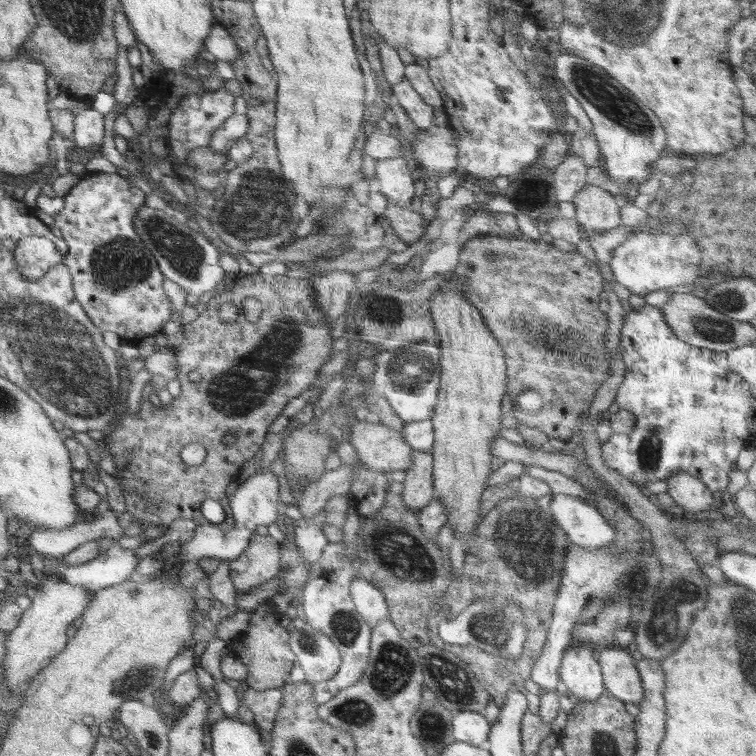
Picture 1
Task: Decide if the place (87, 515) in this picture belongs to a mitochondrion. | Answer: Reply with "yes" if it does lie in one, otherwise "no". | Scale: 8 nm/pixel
no

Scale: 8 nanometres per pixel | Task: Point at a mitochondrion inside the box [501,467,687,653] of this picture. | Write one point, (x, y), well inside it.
(632, 581)

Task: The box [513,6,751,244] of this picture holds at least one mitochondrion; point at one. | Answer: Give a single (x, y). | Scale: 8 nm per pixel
(605, 96)

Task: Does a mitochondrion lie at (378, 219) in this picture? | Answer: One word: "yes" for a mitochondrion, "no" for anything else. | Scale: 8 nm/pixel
no

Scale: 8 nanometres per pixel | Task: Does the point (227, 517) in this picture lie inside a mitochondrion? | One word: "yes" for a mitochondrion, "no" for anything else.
no

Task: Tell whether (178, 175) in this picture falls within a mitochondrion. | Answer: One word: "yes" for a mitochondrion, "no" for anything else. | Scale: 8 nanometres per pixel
no

